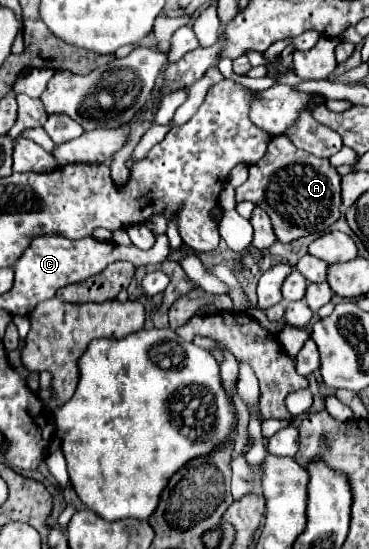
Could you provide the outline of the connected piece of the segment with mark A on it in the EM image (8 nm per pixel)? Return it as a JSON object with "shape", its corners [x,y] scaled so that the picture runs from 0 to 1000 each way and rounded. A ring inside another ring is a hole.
{"shape":[[[751,248],[729,259],[724,281],[696,299],[675,302],[675,324],[637,346],[637,361],[642,368],[675,364],[713,379],[740,404],[751,437],[778,444],[816,430],[875,423],[902,404],[913,404],[924,375],[919,332],[919,317],[892,299],[892,291],[799,270],[778,248]]]}

